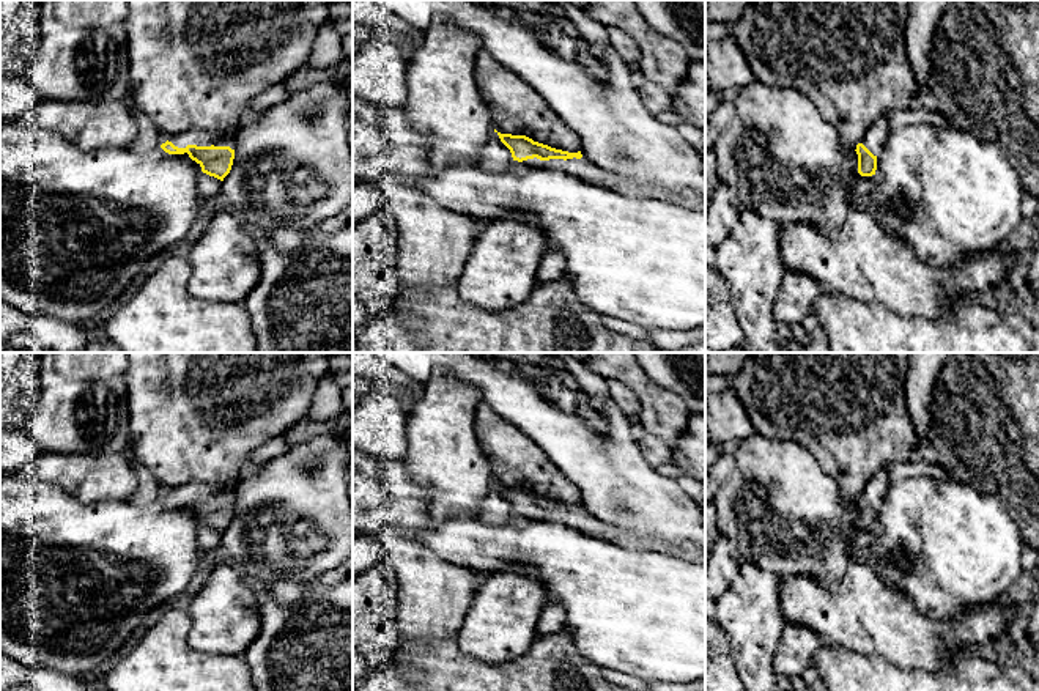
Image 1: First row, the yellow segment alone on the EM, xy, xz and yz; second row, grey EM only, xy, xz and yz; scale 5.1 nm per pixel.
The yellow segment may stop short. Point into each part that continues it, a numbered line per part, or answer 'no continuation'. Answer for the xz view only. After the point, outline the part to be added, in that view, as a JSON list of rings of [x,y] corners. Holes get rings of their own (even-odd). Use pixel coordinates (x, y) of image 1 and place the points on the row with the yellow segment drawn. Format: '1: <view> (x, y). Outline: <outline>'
1: xz (583, 169). Outline: [[[584,156],[581,159],[573,157],[573,159],[567,159],[567,161],[564,161],[564,159],[540,161],[540,159],[534,157],[534,159],[523,161],[523,164],[526,164],[529,167],[538,167],[538,165],[564,167],[570,175],[573,175],[586,183],[623,194],[627,197],[660,198],[664,201],[672,201],[672,203],[683,205],[686,208],[701,209],[705,212],[705,201],[702,198],[699,198],[696,194],[669,192],[655,184],[639,183],[633,178],[620,176],[617,173],[612,173],[601,167],[593,165]]]

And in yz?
1: yz (874, 139). Outline: [[[886,116],[875,120],[871,127],[864,132],[860,143],[863,143],[874,156],[878,156],[889,135],[889,123]]]

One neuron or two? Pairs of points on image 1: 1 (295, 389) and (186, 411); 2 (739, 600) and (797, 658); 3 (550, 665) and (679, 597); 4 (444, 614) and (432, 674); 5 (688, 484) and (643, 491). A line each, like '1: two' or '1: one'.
1: one
2: two
3: two
4: two
5: two

